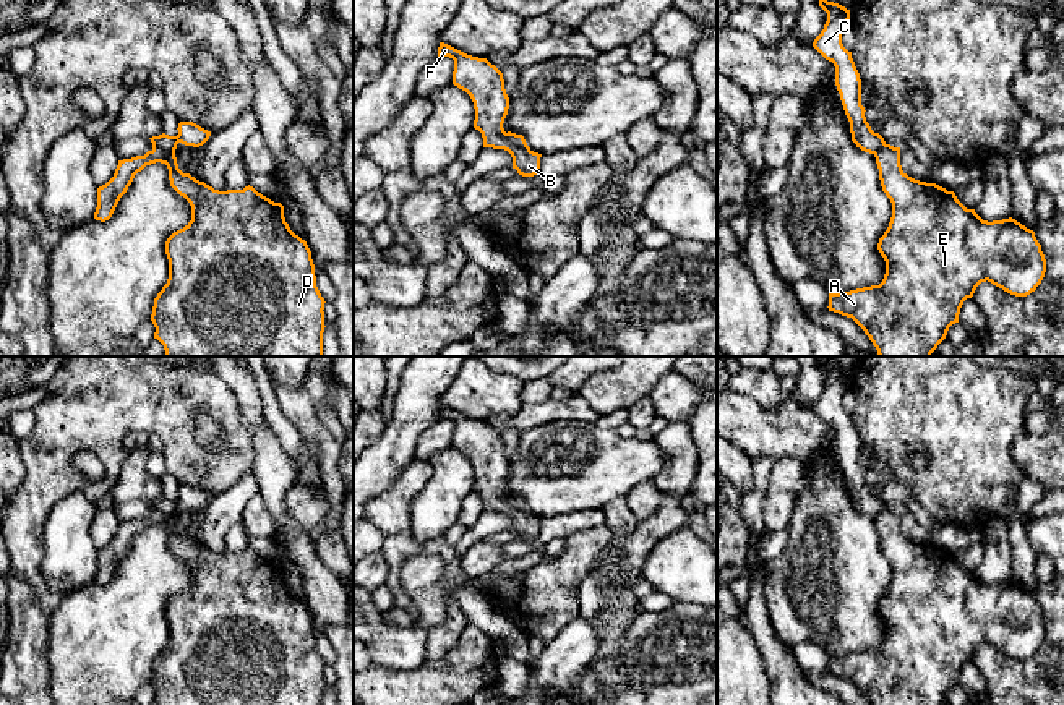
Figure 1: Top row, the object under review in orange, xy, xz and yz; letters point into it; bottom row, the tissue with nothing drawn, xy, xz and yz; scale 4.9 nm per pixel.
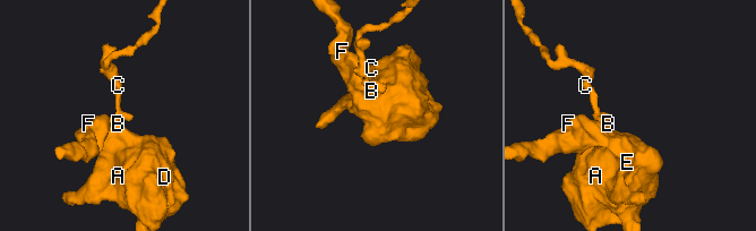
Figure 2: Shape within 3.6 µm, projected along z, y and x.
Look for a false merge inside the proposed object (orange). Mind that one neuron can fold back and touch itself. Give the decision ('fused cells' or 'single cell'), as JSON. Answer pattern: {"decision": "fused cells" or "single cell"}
{"decision": "fused cells"}

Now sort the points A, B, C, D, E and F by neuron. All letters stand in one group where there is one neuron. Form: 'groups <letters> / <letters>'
groups A B D E F / C

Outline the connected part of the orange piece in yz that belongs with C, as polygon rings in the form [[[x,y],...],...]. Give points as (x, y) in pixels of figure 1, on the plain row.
[[[819,357],[819,370],[827,376],[827,384],[821,397],[814,402],[813,410],[835,429],[835,449],[845,478],[850,485],[852,504],[864,515],[876,517],[886,507],[879,496],[874,496],[866,485],[864,470],[861,468],[861,442],[848,415],[842,407],[843,392],[848,389],[850,373],[827,365],[826,357]]]

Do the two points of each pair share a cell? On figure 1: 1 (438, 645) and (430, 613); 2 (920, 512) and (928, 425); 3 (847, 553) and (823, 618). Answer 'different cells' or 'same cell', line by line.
1: different cells
2: different cells
3: same cell

